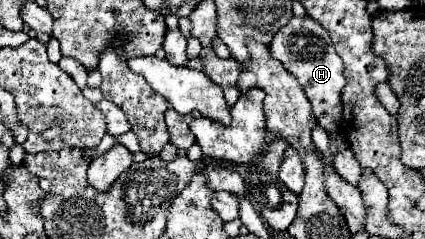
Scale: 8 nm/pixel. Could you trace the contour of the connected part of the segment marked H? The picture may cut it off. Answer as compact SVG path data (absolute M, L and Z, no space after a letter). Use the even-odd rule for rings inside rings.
M293 16L291 22L287 26L283 26L283 30L279 30L273 38L273 42L269 44L269 50L271 54L299 80L299 84L303 86L307 98L311 100L313 104L313 112L319 120L319 126L323 130L327 130L329 134L337 132L339 130L339 122L343 118L343 104L341 104L341 90L345 86L345 78L343 78L343 62L341 58L337 56L333 44L329 42L327 38L327 30L315 22L313 18L305 16L305 18L297 18ZM295 36L309 36L301 46L297 46L295 42L291 44L291 40L295 40Z

